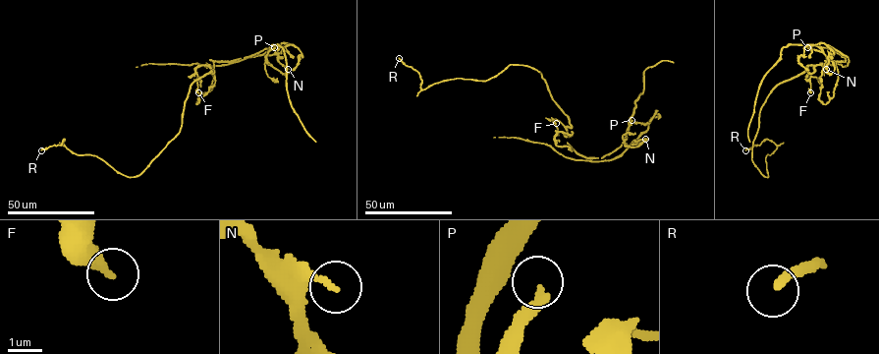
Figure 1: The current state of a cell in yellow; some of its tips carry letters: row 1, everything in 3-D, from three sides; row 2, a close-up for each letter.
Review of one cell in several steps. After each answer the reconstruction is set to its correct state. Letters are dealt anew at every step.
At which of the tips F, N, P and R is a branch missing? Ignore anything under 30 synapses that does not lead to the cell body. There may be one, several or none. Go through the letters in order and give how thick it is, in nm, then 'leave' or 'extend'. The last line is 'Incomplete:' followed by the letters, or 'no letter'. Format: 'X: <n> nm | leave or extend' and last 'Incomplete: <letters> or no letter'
F: 300 nm | leave
N: 130 nm | leave
P: 300 nm | extend
R: 260 nm | leave
Incomplete: P

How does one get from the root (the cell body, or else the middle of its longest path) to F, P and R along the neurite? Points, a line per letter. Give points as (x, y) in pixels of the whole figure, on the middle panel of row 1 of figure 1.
F: (561, 132), (573, 133), (569, 136), (560, 122), (553, 121), (556, 123)
P: (561, 132), (554, 137), (557, 146), (587, 160), (610, 160), (636, 140), (639, 145), (623, 143), (631, 120)
R: (561, 132), (573, 133), (568, 117), (535, 69), (510, 65), (486, 81), (422, 89), (419, 74), (399, 58)

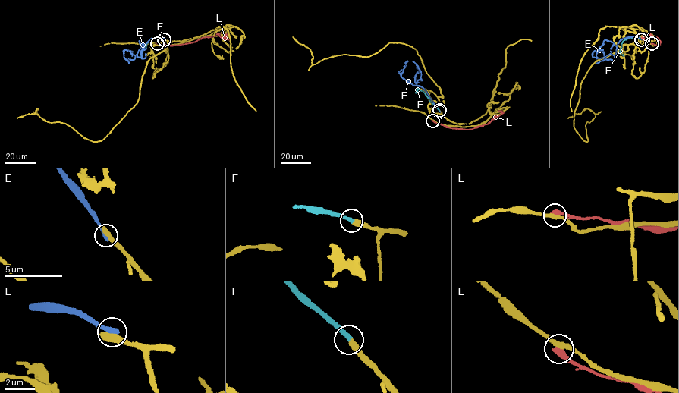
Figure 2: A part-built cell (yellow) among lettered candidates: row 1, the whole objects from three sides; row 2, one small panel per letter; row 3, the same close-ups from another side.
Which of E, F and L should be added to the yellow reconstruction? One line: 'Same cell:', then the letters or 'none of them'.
Same cell: F

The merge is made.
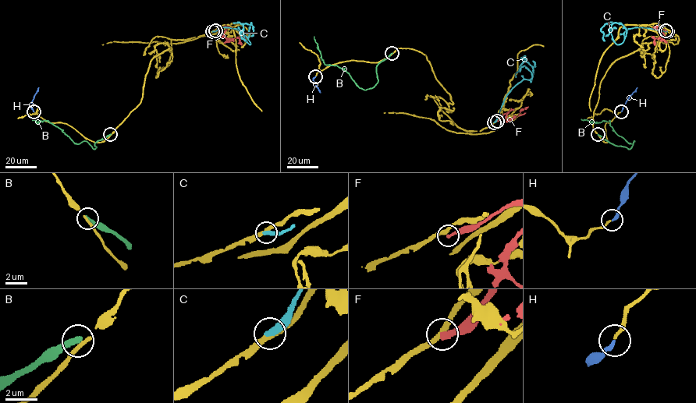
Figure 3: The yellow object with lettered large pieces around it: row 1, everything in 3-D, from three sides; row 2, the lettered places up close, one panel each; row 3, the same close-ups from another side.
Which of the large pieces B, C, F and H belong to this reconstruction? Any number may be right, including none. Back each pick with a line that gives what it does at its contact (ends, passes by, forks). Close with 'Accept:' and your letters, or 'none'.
H: it ends
Accept: H

